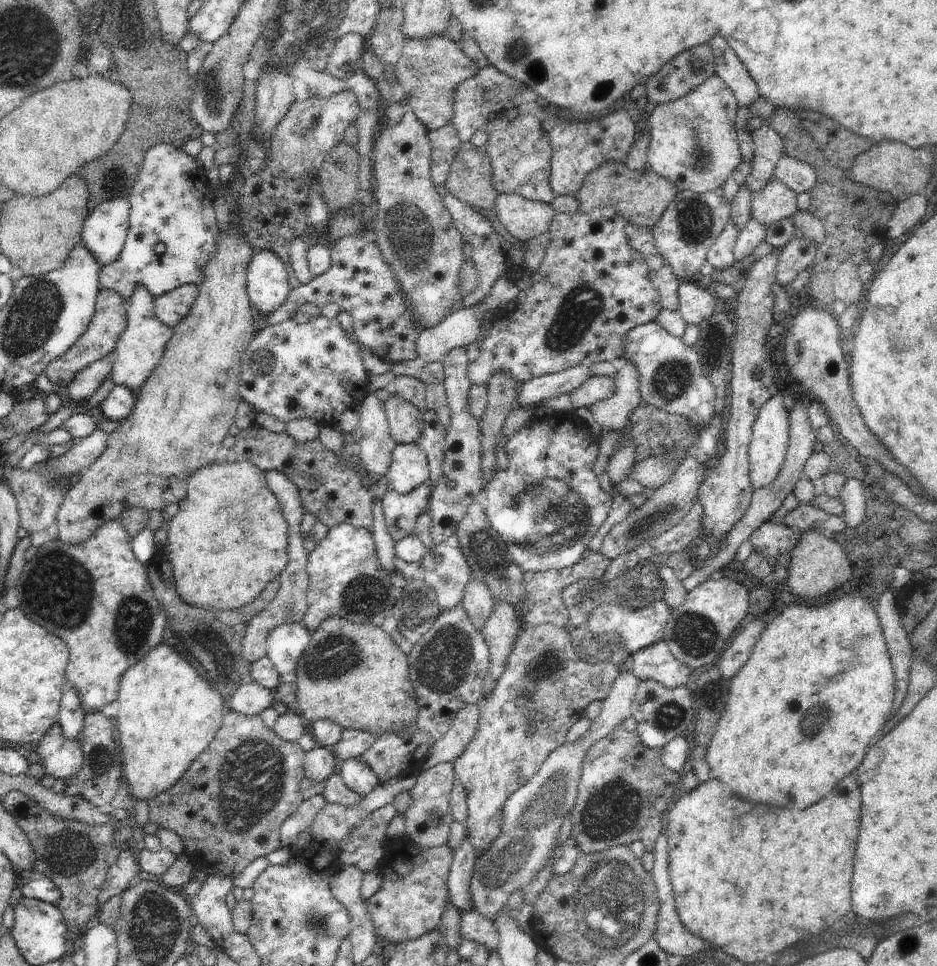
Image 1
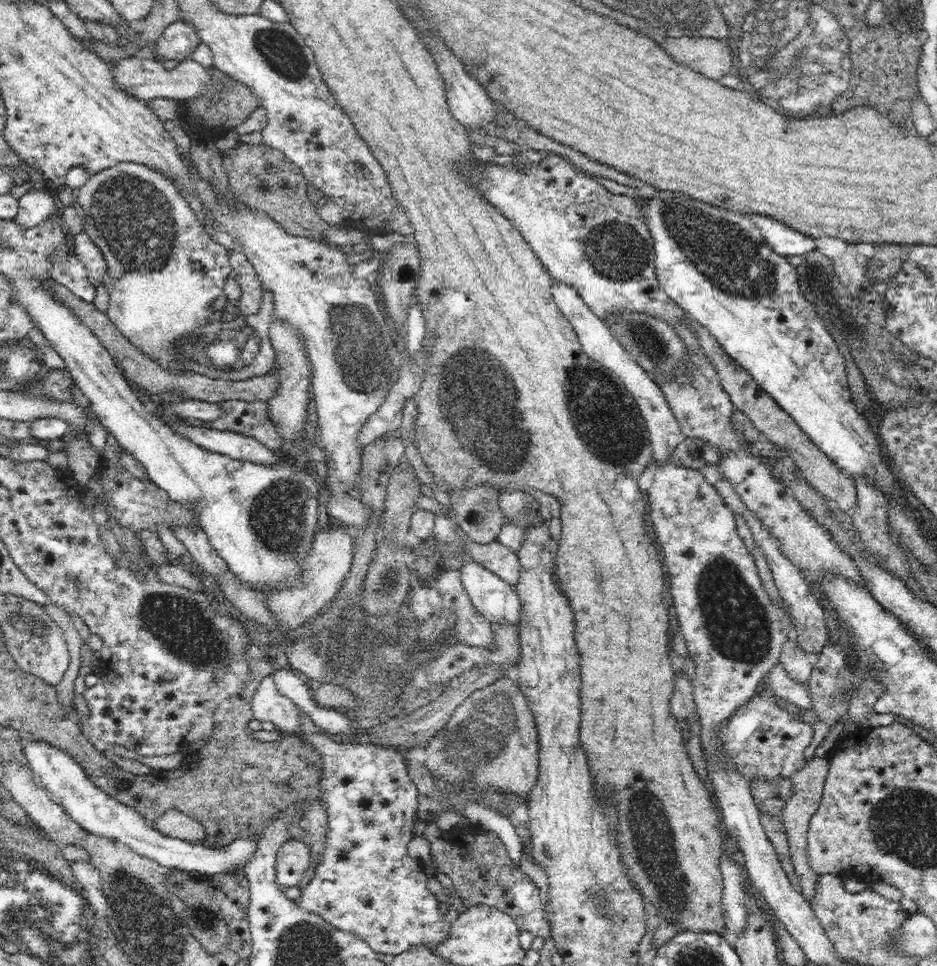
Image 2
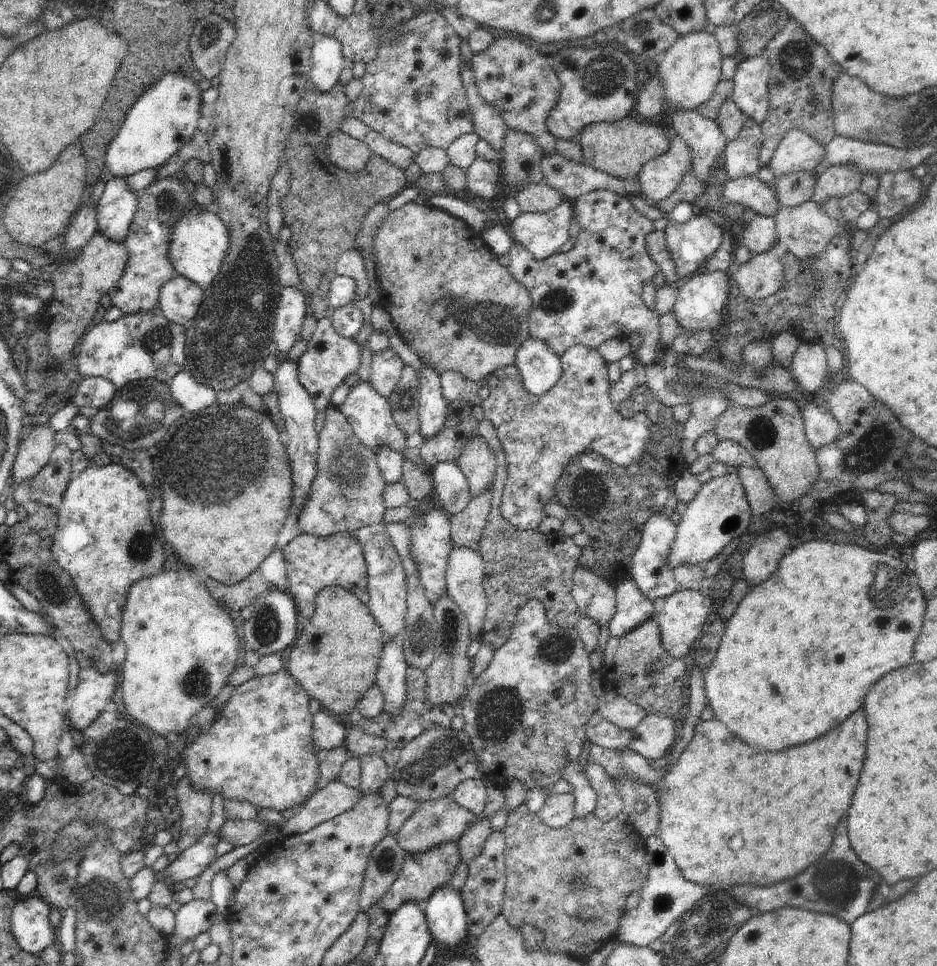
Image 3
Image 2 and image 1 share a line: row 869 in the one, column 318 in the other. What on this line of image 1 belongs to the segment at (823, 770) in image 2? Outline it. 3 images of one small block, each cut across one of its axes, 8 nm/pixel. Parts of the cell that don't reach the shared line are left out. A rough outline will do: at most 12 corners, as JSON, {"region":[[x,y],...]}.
{"region":[[323,794],[305,800],[280,827],[282,847],[291,849],[310,831],[325,805]]}

